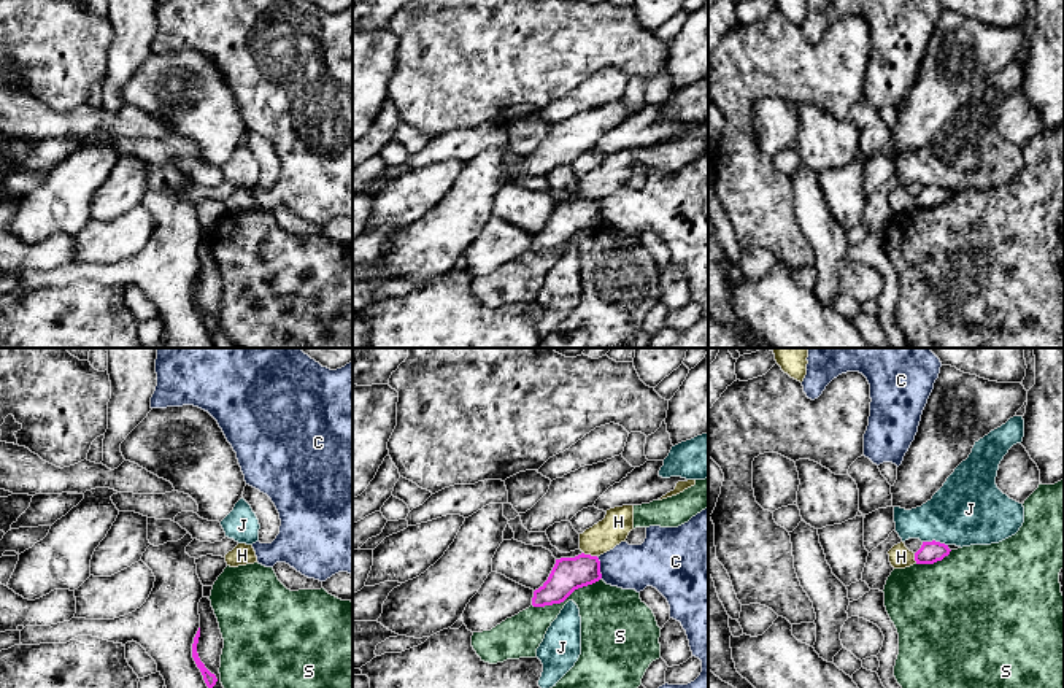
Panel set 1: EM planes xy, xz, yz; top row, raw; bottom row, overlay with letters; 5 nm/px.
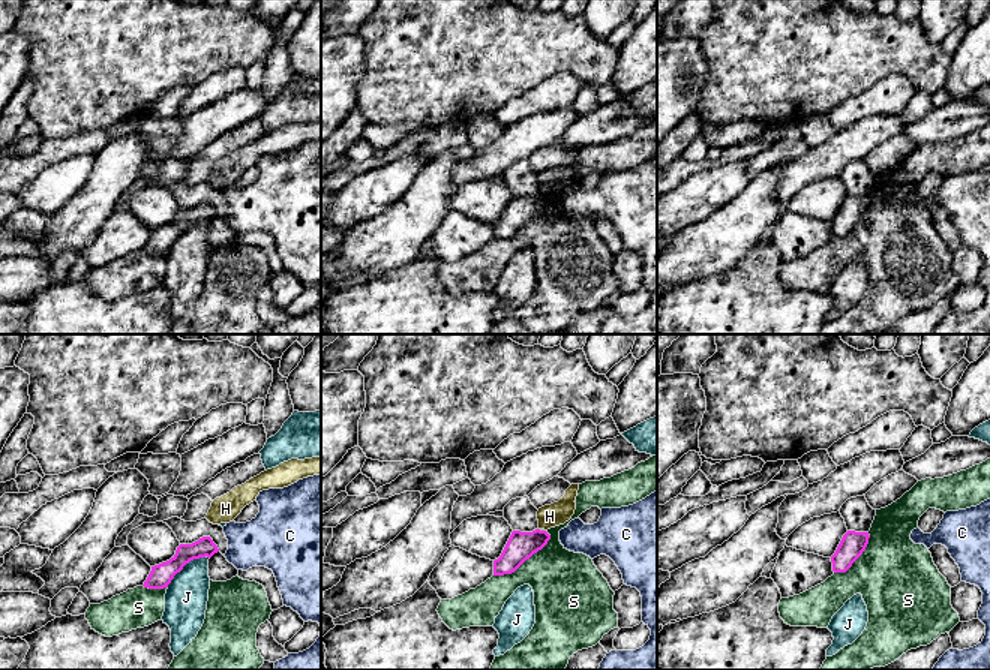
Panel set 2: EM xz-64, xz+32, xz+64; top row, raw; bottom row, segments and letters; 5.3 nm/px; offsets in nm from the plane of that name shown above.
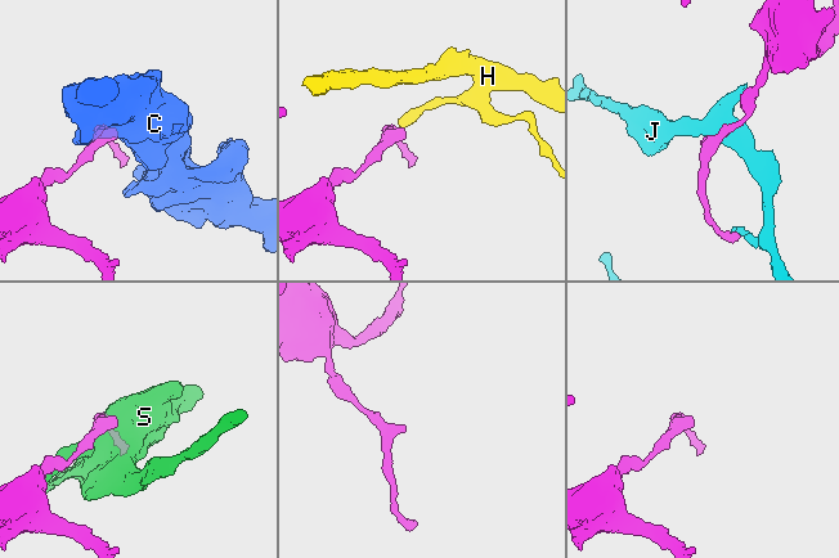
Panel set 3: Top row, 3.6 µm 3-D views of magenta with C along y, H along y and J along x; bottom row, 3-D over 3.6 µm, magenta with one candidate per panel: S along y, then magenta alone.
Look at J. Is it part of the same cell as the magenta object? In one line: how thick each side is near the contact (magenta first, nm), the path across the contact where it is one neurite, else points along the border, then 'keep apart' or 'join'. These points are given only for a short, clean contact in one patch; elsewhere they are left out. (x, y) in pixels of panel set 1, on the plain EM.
110 nm thick on the magenta side, 360 nm on the other; keep apart

